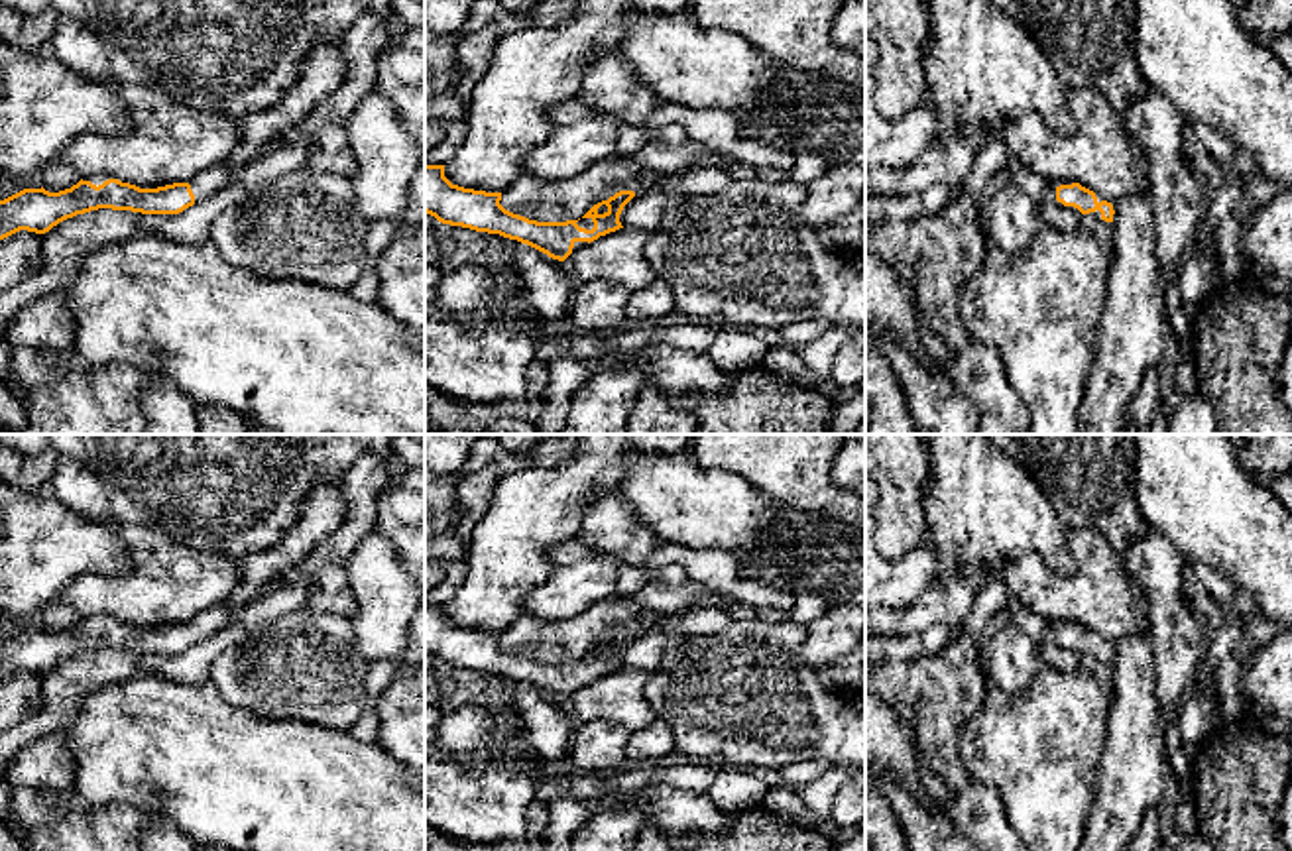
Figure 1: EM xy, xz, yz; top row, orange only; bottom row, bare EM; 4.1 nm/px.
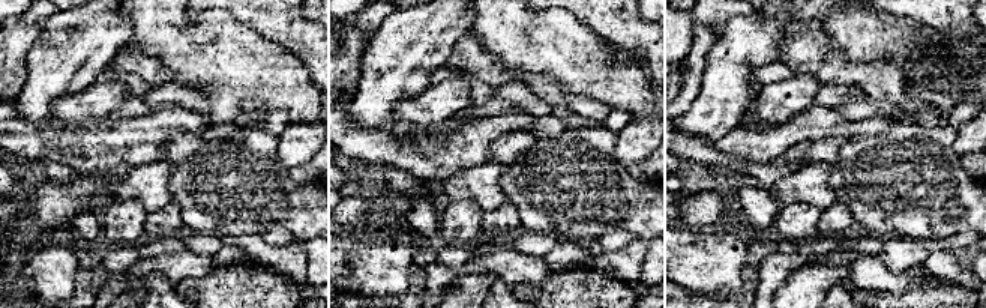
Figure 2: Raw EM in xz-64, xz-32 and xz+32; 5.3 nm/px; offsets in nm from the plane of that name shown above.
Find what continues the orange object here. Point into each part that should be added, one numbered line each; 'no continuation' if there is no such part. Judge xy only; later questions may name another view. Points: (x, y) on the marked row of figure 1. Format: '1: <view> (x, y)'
1: xy (215, 177)

